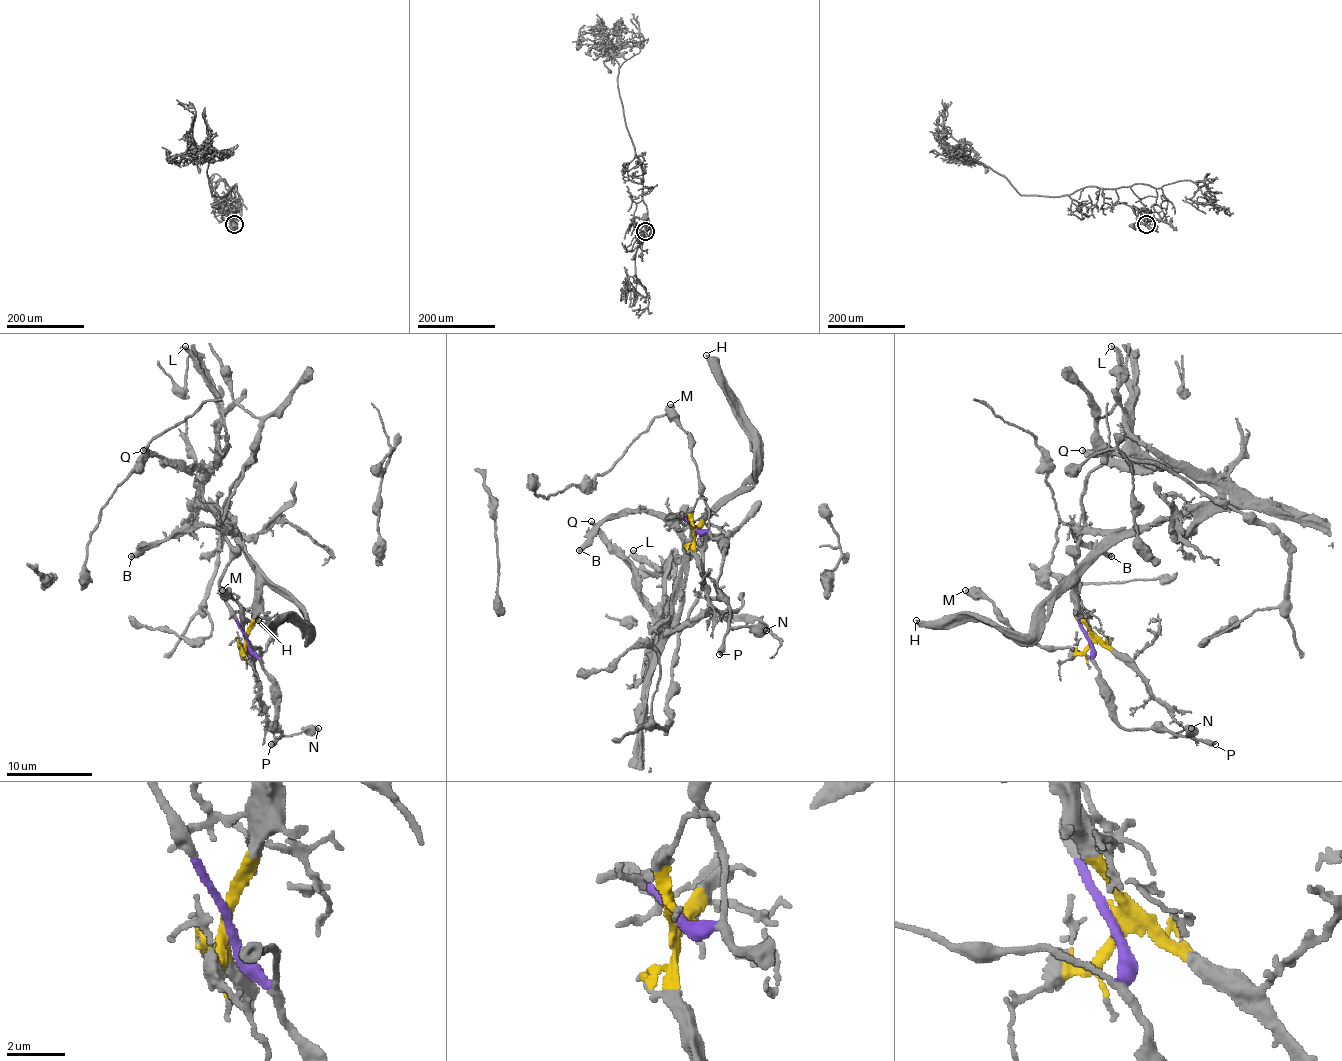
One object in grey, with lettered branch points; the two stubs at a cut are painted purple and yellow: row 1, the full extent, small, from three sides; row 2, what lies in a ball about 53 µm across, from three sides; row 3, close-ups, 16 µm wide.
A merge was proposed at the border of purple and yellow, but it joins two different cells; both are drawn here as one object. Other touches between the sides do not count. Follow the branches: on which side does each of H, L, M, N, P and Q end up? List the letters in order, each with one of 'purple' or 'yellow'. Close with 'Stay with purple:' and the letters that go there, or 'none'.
H: yellow
L: yellow
M: purple
N: purple
P: purple
Q: yellow
Stay with purple: M, N, P

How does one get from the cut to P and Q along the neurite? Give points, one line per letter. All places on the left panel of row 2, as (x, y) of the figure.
P: (245, 639), (271, 682), (276, 727), (269, 729), (282, 734), (271, 745)
Q: (245, 639), (254, 615), (256, 572), (241, 542), (202, 498), (204, 470), (181, 470), (161, 455), (144, 451)

